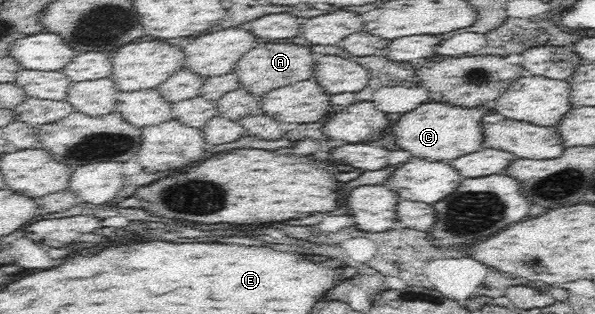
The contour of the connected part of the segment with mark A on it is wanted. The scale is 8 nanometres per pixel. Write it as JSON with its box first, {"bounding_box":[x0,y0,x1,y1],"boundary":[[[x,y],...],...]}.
{"bounding_box":[234,41,316,97],"boundary":[[[290,41],[268,42],[253,47],[248,53],[245,53],[238,60],[234,73],[238,76],[240,88],[261,97],[270,90],[312,78],[316,71],[316,56],[306,46]]]}

